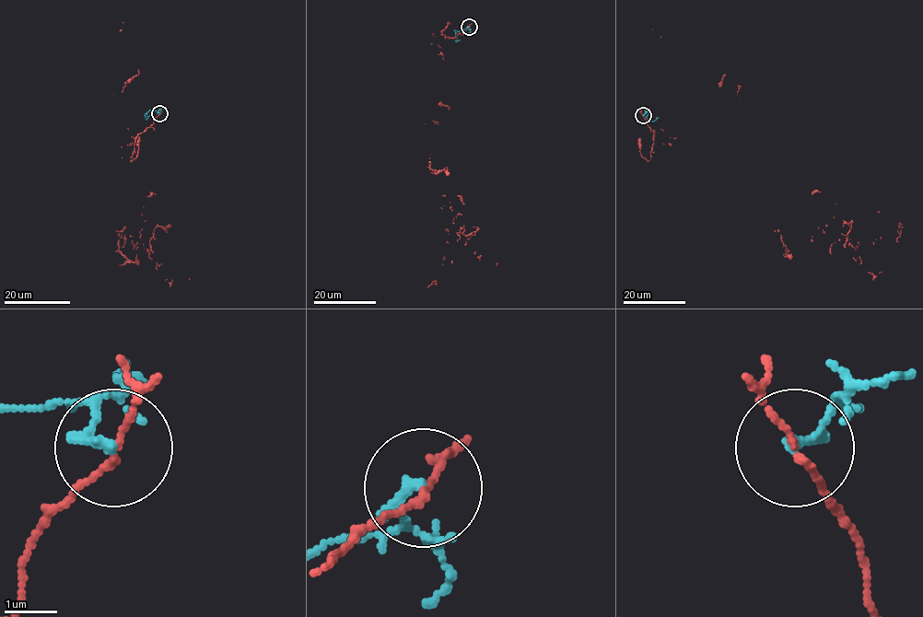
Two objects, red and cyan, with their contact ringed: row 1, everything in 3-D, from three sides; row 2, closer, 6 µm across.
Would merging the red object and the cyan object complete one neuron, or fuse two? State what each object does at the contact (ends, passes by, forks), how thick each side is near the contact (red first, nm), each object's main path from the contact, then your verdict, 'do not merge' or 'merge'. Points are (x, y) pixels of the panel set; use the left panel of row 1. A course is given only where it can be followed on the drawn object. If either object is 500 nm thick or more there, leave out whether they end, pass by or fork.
red passes by; cyan ends; calibres 100 and 200 nm; course red (159, 114), (130, 144), (133, 137), (113, 94), (169, 224), (155, 228), (149, 255), (170, 283), (189, 278); course cyan (159, 113), (149, 110), (145, 116), (147, 120), (146, 116); do not merge

